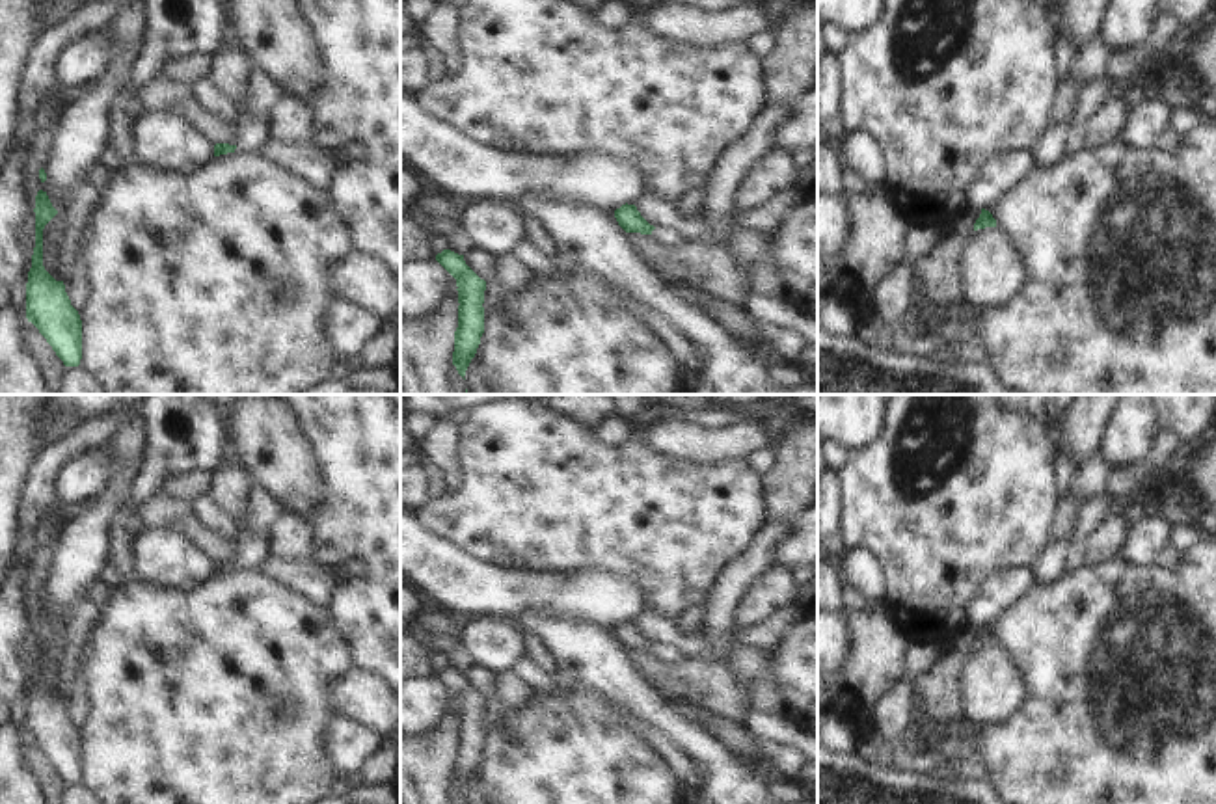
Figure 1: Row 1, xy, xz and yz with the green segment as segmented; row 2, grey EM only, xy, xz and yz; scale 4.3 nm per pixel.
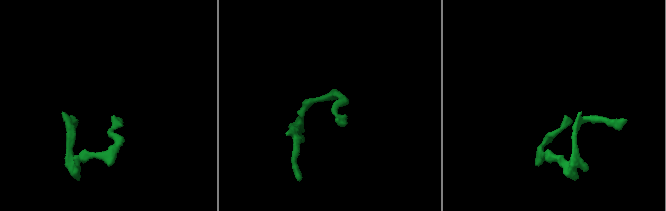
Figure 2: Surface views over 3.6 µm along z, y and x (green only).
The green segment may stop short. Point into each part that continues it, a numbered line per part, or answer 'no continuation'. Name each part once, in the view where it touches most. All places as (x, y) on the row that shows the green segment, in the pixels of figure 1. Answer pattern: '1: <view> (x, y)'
1: xz (667, 237)

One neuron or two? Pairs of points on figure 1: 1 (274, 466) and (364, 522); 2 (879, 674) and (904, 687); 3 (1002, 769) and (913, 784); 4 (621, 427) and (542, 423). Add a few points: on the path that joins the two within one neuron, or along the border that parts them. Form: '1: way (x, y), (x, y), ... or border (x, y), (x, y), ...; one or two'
1: border (311, 453), (323, 499), (308, 518); two
2: border (913, 643), (905, 674), (876, 704), (872, 721); two
3: border (986, 778), (991, 784); two
4: border (630, 423), (630, 434), (617, 445), (594, 430); two

